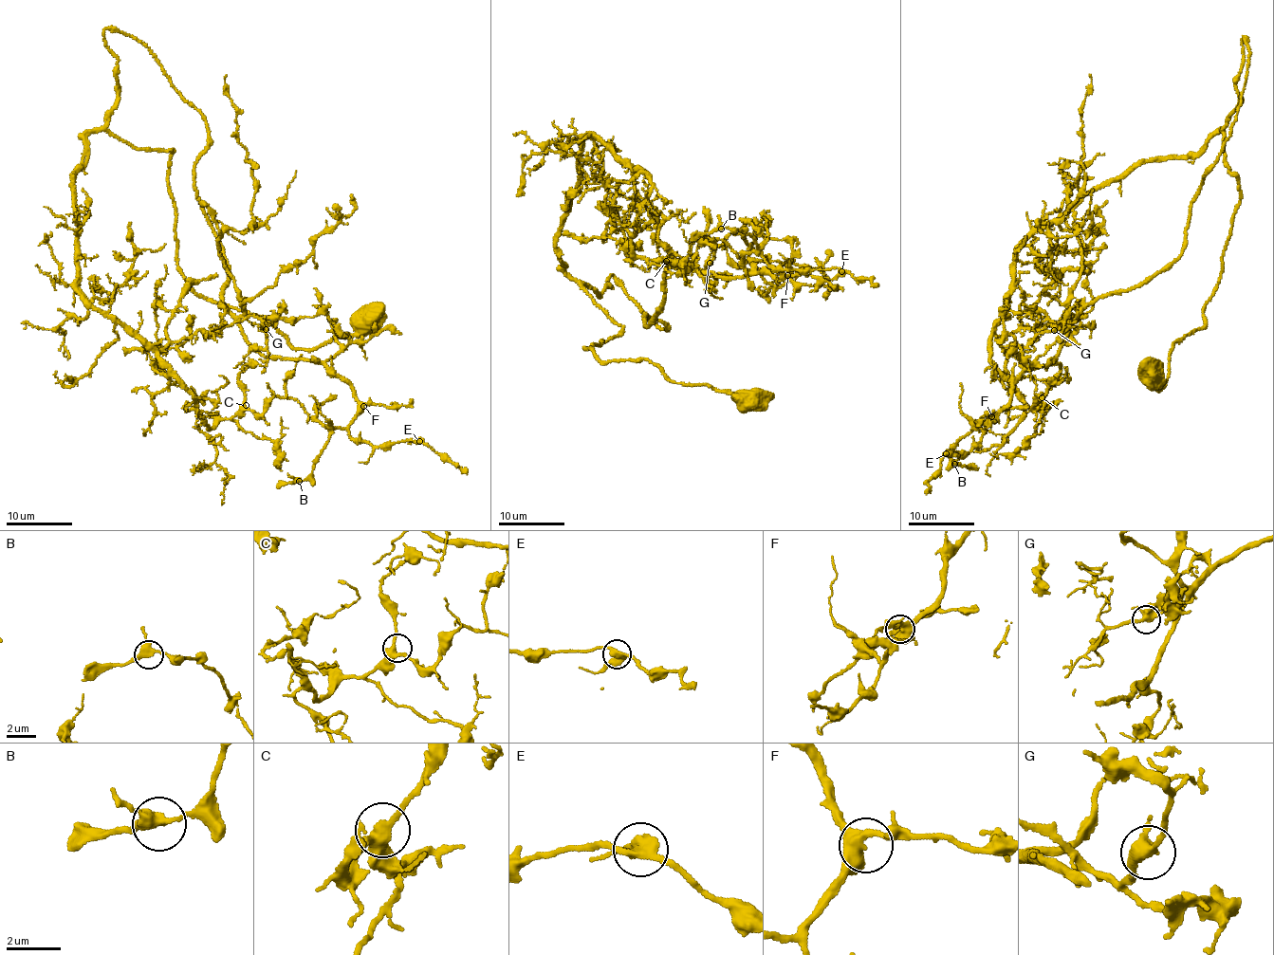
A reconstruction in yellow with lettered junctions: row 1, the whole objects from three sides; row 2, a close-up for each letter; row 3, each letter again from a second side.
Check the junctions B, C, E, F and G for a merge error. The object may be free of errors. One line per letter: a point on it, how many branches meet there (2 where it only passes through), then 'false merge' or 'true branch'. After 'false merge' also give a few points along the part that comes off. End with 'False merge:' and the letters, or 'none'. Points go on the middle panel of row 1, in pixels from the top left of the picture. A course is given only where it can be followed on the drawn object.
B: at (721, 229); 3 branches meet; true branch
C: at (666, 261); 3 branches meet; true branch
E: at (841, 271); 3 branches meet; true branch
F: at (787, 275); 3 branches meet; true branch
G: at (710, 263); 3 branches meet; true branch
False merge: none

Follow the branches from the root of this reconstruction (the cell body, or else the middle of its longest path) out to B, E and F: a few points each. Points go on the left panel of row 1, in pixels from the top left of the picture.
B: (366, 320), (206, 301), (172, 151), (85, 137), (94, 306), (350, 385), (299, 481)
E: (366, 320), (206, 301), (172, 151), (85, 137), (94, 306), (242, 317), (420, 441)
F: (366, 320), (293, 347), (206, 301), (172, 151), (85, 137), (94, 306), (159, 350), (242, 317), (363, 406)

